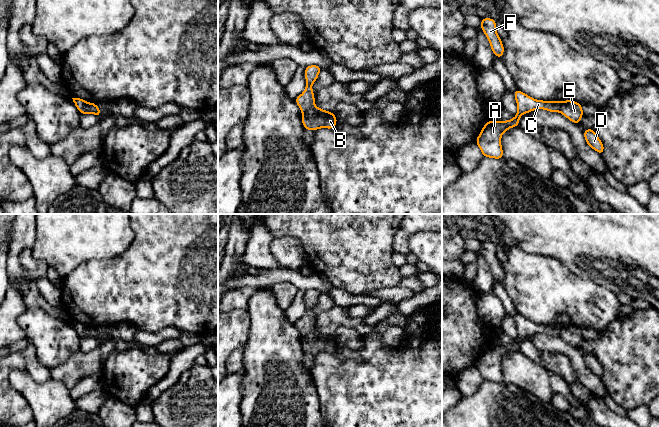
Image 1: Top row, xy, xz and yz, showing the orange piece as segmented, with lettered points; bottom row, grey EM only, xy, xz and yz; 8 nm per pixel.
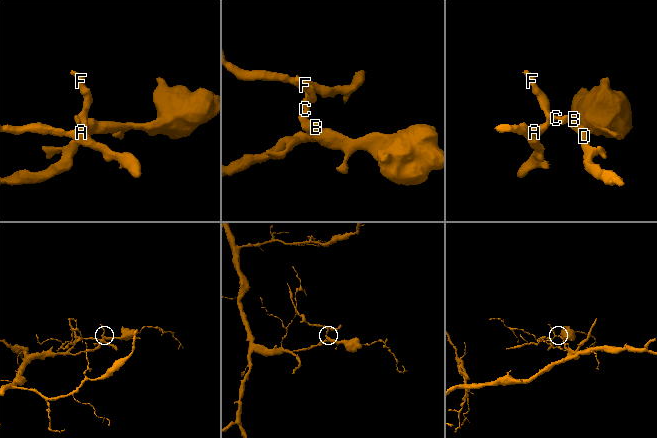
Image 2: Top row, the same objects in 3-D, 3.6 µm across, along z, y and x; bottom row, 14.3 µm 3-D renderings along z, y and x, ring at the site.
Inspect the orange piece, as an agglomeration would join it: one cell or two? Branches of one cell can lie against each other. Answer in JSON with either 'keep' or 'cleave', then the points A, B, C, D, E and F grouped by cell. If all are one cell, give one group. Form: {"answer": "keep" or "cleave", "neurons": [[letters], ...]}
{"answer": "cleave", "neurons": [["A", "C", "F"], ["B", "D", "E"]]}

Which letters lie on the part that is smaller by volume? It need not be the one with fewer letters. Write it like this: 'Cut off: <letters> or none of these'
Cut off: A, C, F

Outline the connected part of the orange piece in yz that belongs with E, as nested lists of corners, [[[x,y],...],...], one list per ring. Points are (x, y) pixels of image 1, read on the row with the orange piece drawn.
[[[572,100],[563,101],[559,112],[574,124],[578,124],[583,116],[581,104]]]

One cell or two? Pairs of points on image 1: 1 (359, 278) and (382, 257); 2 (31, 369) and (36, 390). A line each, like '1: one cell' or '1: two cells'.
1: one cell
2: two cells

